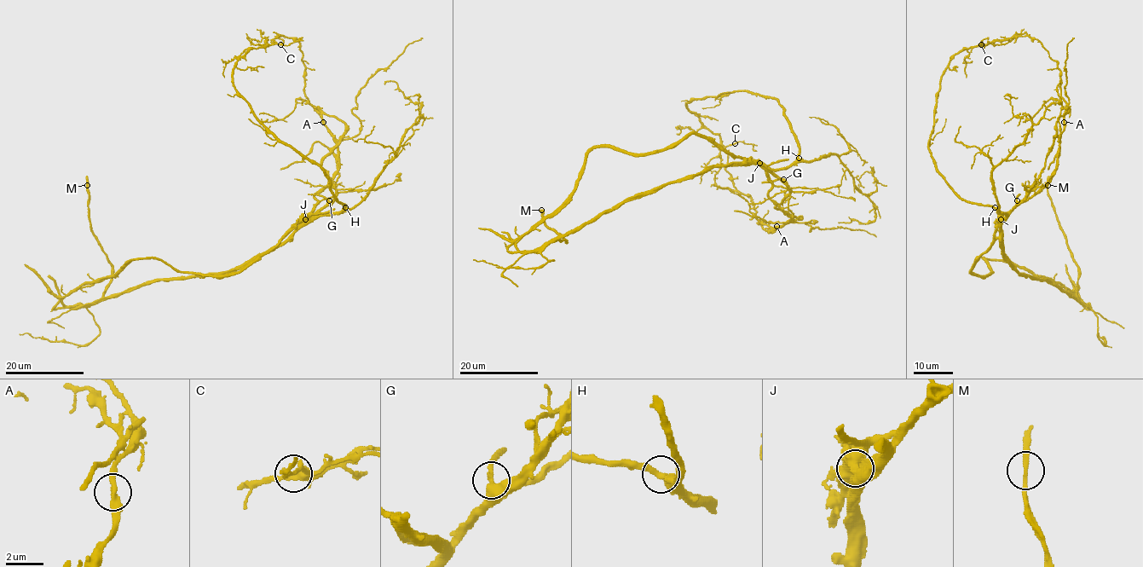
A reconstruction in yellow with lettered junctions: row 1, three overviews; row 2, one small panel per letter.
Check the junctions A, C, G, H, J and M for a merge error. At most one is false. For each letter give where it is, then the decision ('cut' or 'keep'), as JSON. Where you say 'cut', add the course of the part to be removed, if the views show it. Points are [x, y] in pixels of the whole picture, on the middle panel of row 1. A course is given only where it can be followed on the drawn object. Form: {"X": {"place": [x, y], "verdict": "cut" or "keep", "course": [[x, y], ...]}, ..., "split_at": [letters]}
{"A": {"place": [776, 226], "verdict": "keep"}, "C": {"place": [735, 143], "verdict": "keep"}, "G": {"place": [783, 179], "verdict": "keep"}, "H": {"place": [799, 158], "verdict": "keep"}, "J": {"place": [759, 163], "verdict": "cut", "course": [[759, 164], [693, 134], [644, 153], [594, 147], [574, 191], [508, 251], [539, 252], [565, 241], [539, 211]]}, "M": {"place": [541, 210], "verdict": "keep"}, "split_at": ["J"]}

